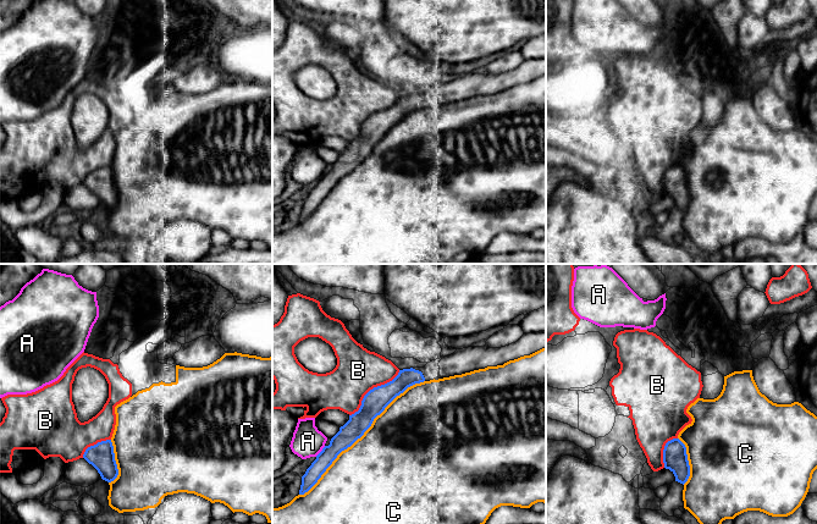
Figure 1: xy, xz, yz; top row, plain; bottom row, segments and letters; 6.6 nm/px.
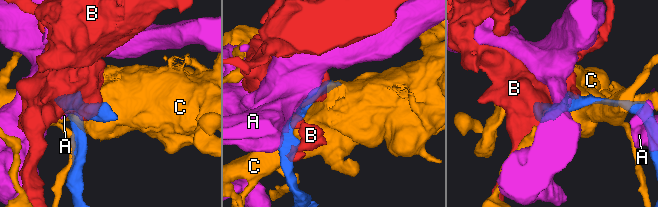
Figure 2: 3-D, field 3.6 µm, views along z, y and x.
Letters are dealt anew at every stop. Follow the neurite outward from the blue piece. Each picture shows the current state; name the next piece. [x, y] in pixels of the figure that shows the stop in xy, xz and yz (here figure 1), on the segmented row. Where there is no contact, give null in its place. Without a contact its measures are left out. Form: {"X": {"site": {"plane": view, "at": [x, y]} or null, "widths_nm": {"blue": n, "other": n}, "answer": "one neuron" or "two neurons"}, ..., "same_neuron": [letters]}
{"A": {"site": {"plane": "xz", "at": [321, 451]}, "widths_nm": {"blue": 140, "other": 200}, "answer": "two neurons"}, "B": {"site": {"plane": "xz", "at": [373, 389]}, "widths_nm": {"blue": 160, "other": 300}, "answer": "two neurons"}, "C": {"site": {"plane": "xz", "at": [360, 436]}, "widths_nm": {"blue": 160, "other": 500}, "answer": "two neurons"}, "same_neuron": []}

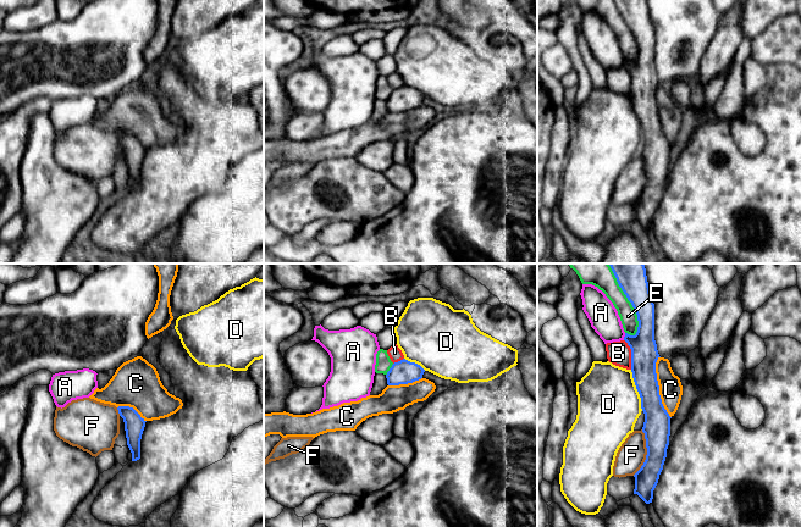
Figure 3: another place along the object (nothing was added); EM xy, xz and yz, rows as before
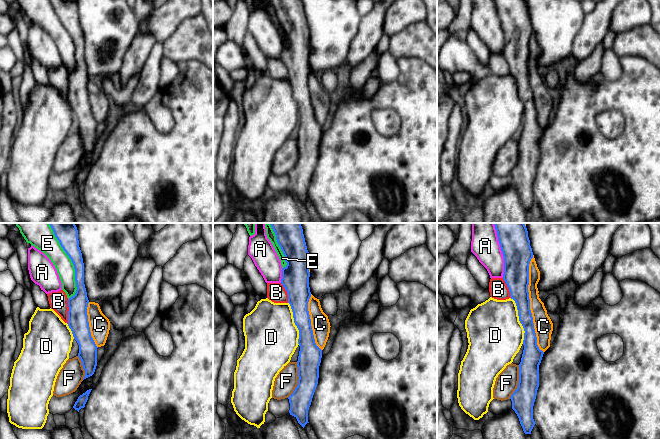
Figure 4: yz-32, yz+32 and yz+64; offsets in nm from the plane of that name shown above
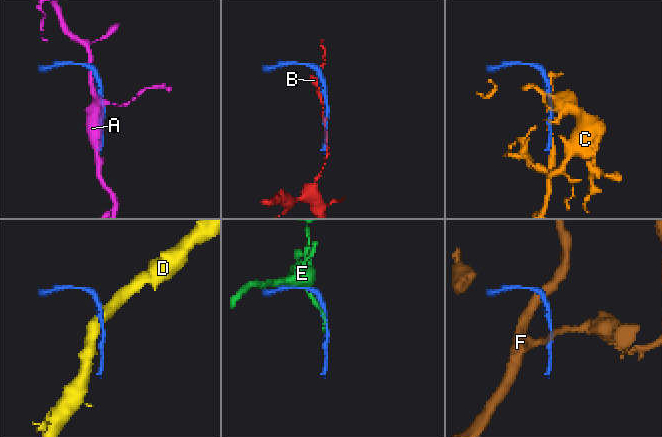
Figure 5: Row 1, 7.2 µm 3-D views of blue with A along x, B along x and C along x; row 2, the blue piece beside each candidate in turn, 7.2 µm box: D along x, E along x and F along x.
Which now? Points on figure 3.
{"A": {"site": {"plane": "yz", "at": [624, 337]}, "widths_nm": {"blue": 180, "other": 190}, "answer": "two neurons"}, "B": {"site": {"plane": "yz", "at": [631, 354]}, "widths_nm": {"blue": 180, "other": 160}, "answer": "two neurons"}, "C": {"site": {"plane": "yz", "at": [658, 387]}, "widths_nm": {"blue": 180, "other": 160}, "answer": "one neuron"}, "D": {"site": {"plane": "yz", "at": [637, 390]}, "widths_nm": {"blue": 180, "other": 420}, "answer": "two neurons"}, "E": {"site": {"plane": "yz", "at": [628, 299]}, "widths_nm": {"blue": 220, "other": 160}, "answer": "two neurons"}, "F": {"site": {"plane": "yz", "at": [647, 453]}, "widths_nm": {"blue": 180, "other": 190}, "answer": "two neurons"}, "same_neuron": ["C"]}

